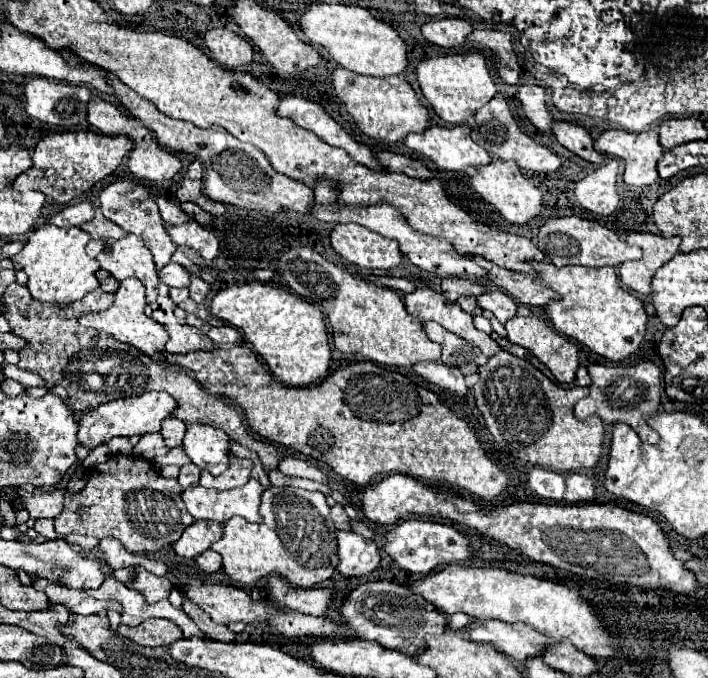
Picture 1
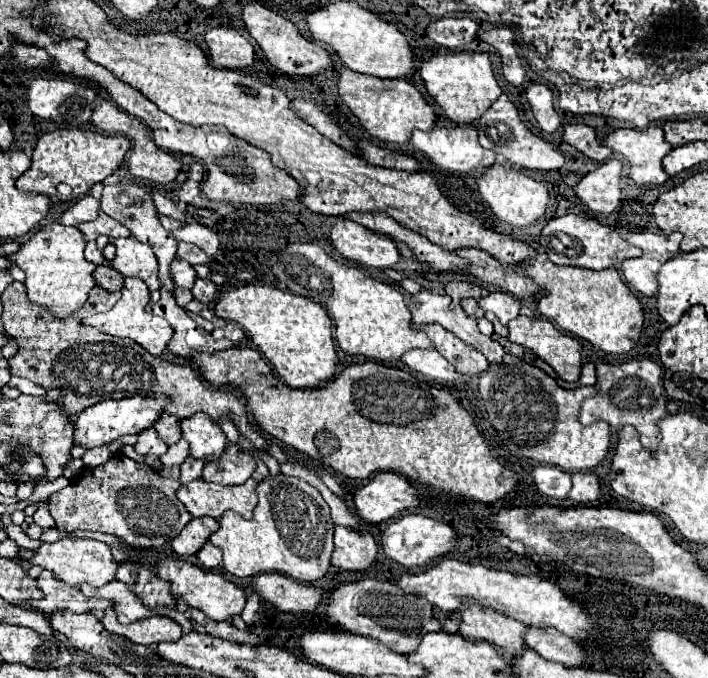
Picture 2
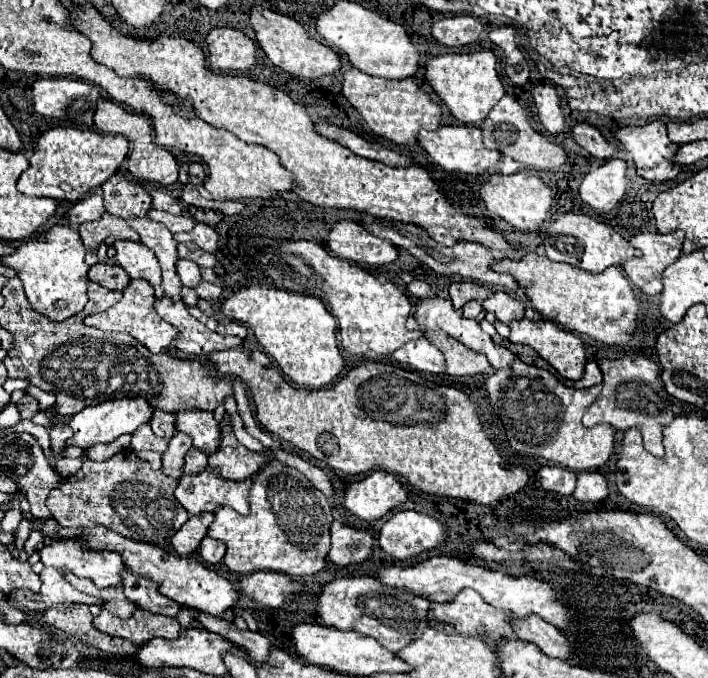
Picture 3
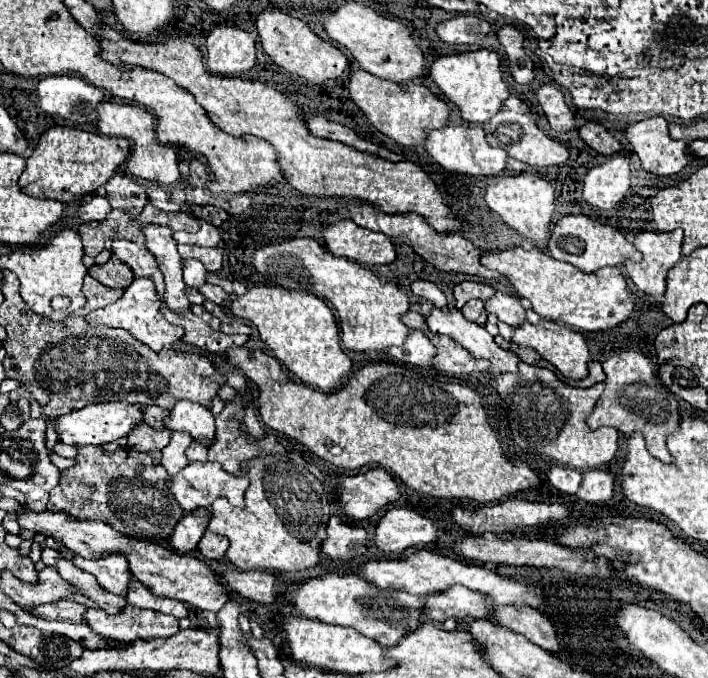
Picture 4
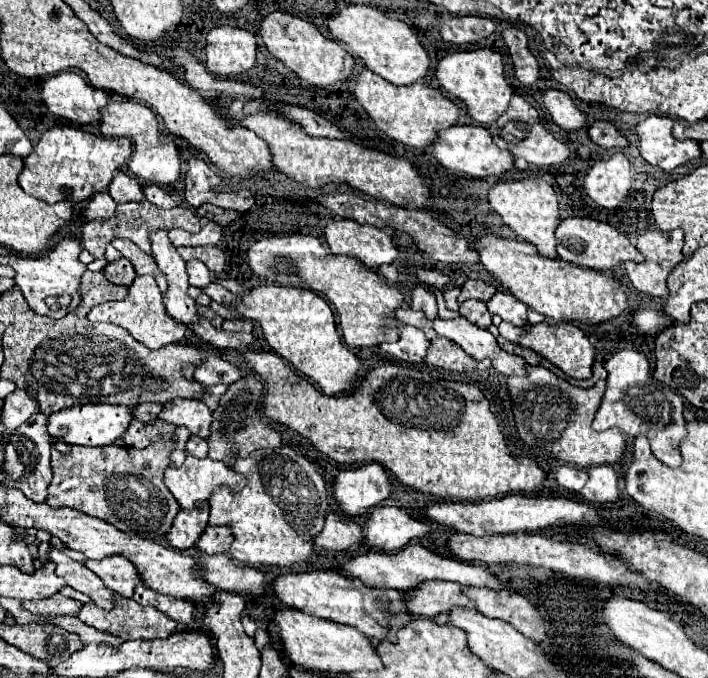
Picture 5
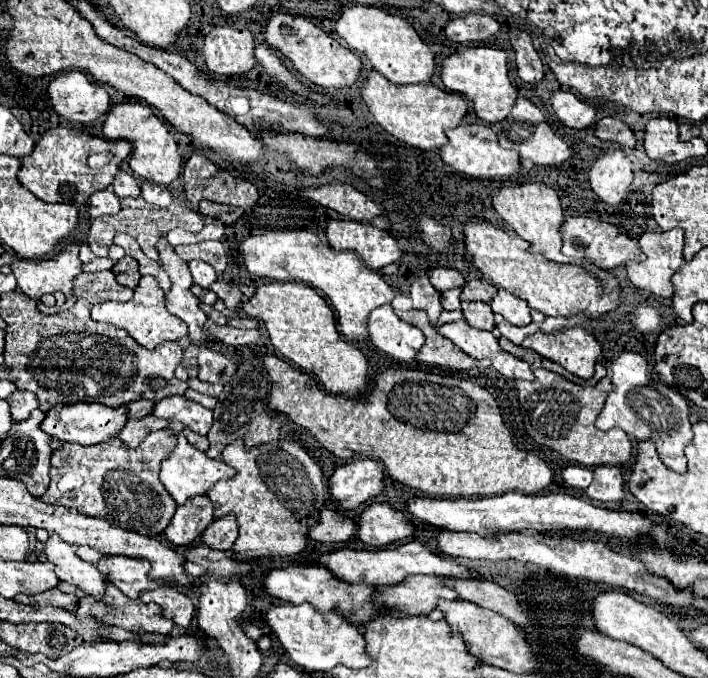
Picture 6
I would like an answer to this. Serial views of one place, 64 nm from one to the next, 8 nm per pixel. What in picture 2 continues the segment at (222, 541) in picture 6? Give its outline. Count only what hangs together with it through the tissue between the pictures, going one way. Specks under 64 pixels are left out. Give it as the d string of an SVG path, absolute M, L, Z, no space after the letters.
M208 542L208 544L198 552L198 560L200 560L202 568L206 568L206 570L218 568L218 566L222 564L222 552L220 552L220 548L216 548L216 546L212 546L212 544Z

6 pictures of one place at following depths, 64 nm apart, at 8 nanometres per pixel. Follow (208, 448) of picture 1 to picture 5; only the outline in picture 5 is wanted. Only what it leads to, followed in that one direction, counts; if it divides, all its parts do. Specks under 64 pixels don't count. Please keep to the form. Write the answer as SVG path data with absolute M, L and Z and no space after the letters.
M176 398L174 402L164 404L164 408L160 412L160 420L174 424L174 426L184 426L190 430L190 434L196 434L206 440L210 436L212 412L200 400Z

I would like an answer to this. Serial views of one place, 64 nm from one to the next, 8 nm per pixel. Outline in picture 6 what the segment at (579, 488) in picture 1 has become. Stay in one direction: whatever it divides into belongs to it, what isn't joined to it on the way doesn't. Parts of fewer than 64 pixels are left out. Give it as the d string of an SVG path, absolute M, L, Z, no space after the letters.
M596 466L594 480L584 492L594 502L620 502L624 498L622 472L616 466Z

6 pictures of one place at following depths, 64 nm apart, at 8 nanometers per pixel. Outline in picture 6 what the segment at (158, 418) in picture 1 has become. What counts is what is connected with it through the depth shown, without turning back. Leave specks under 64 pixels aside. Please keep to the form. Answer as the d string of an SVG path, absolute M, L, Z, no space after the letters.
M80 402L80 404L52 408L46 414L44 422L42 422L42 430L46 434L50 434L52 438L62 440L62 442L76 442L76 444L92 446L92 444L100 444L100 442L106 442L106 440L114 438L124 428L126 420L128 420L126 406L122 406L122 408L110 408L110 406Z

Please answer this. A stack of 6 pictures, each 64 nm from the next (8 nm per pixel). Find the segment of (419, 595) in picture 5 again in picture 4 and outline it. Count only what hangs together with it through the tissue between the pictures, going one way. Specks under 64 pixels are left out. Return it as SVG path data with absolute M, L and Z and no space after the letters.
M452 586L446 592L426 596L424 616L428 616L434 622L444 622L446 618L492 620L492 608L488 606L488 600L480 592L474 592L464 586Z

